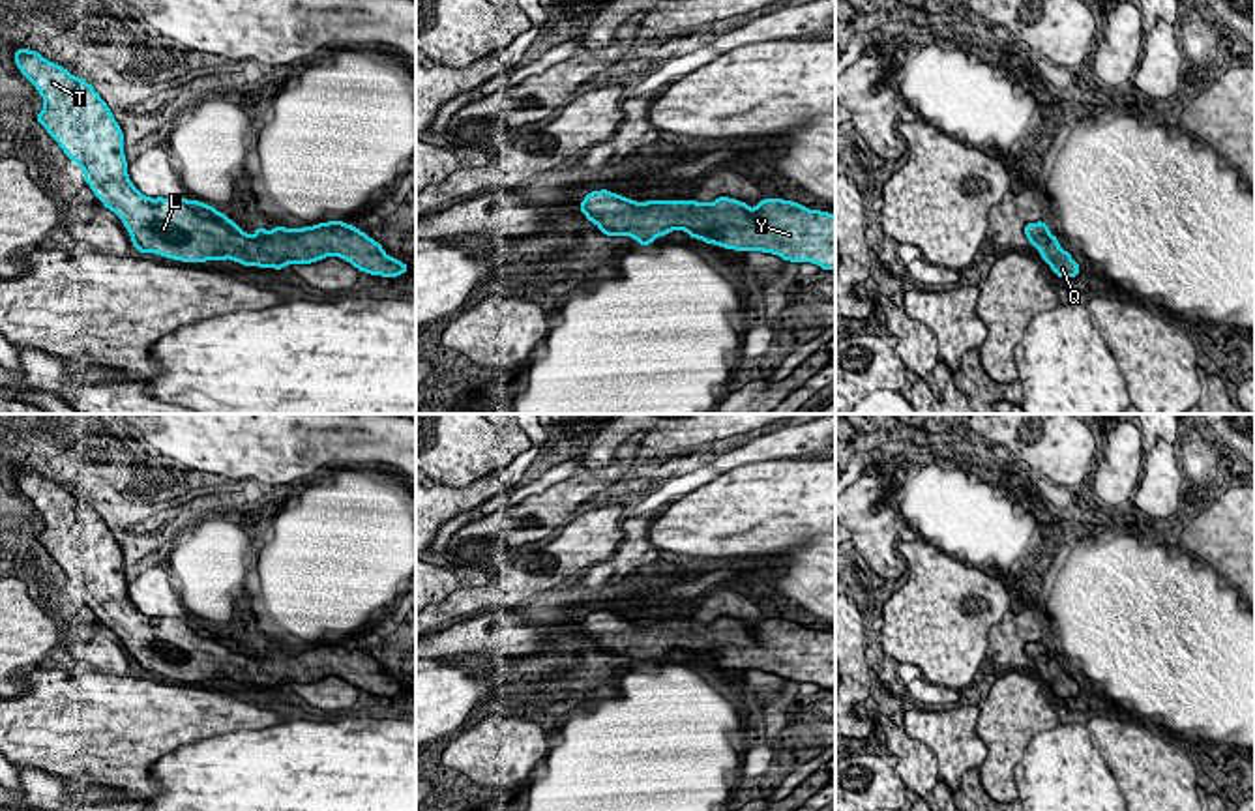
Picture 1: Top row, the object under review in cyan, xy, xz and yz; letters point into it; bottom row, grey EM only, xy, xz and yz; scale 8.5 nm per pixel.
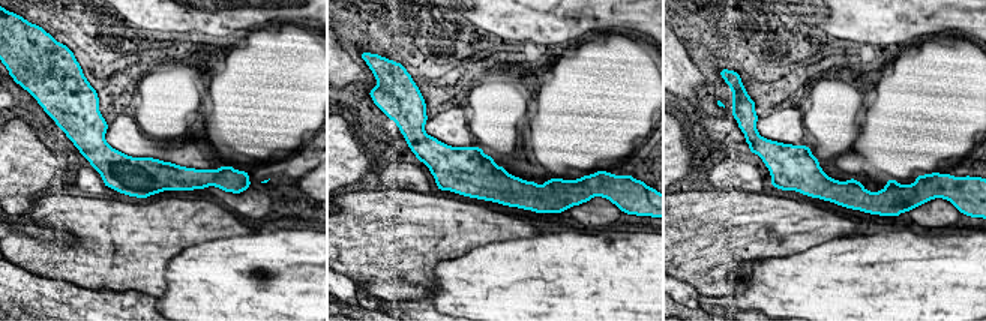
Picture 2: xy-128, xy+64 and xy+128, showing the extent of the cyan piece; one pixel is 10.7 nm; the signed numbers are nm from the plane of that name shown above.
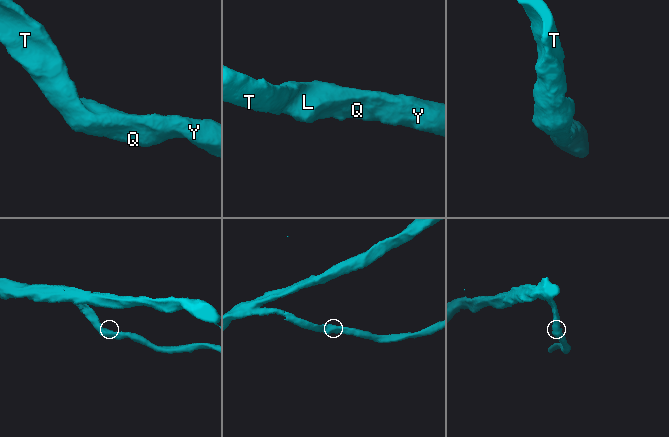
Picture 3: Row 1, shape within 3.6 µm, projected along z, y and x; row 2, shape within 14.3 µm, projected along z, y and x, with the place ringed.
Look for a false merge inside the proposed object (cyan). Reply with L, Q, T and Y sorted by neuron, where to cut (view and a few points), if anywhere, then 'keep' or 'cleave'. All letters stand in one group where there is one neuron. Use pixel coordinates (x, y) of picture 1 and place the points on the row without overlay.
L Q T Y; no cut; keep

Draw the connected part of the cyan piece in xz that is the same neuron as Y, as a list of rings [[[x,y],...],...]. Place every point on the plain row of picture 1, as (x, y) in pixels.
[[[607,609],[592,611],[581,633],[607,656],[631,656],[639,665],[676,648],[706,663],[734,671],[774,672],[790,682],[835,689],[835,635],[783,620],[764,618],[753,629],[736,618],[714,622],[635,622]]]

